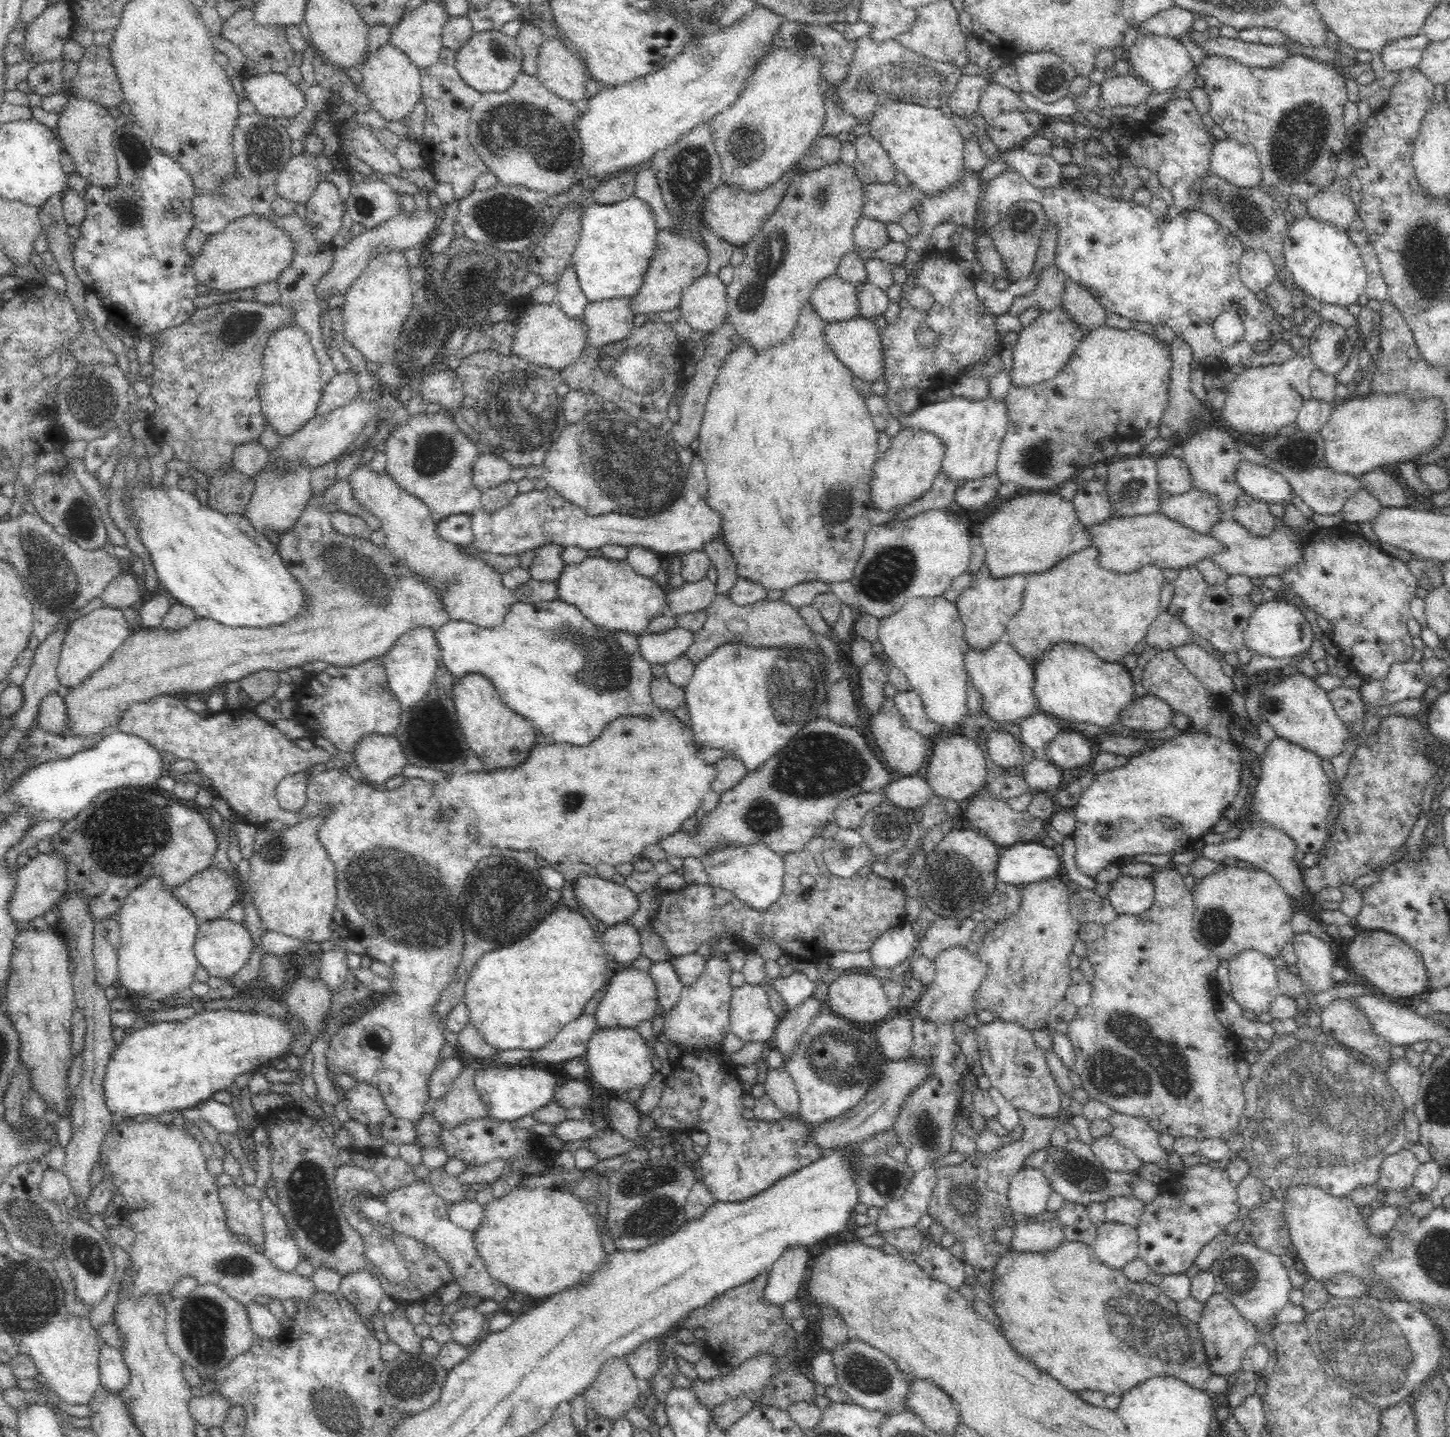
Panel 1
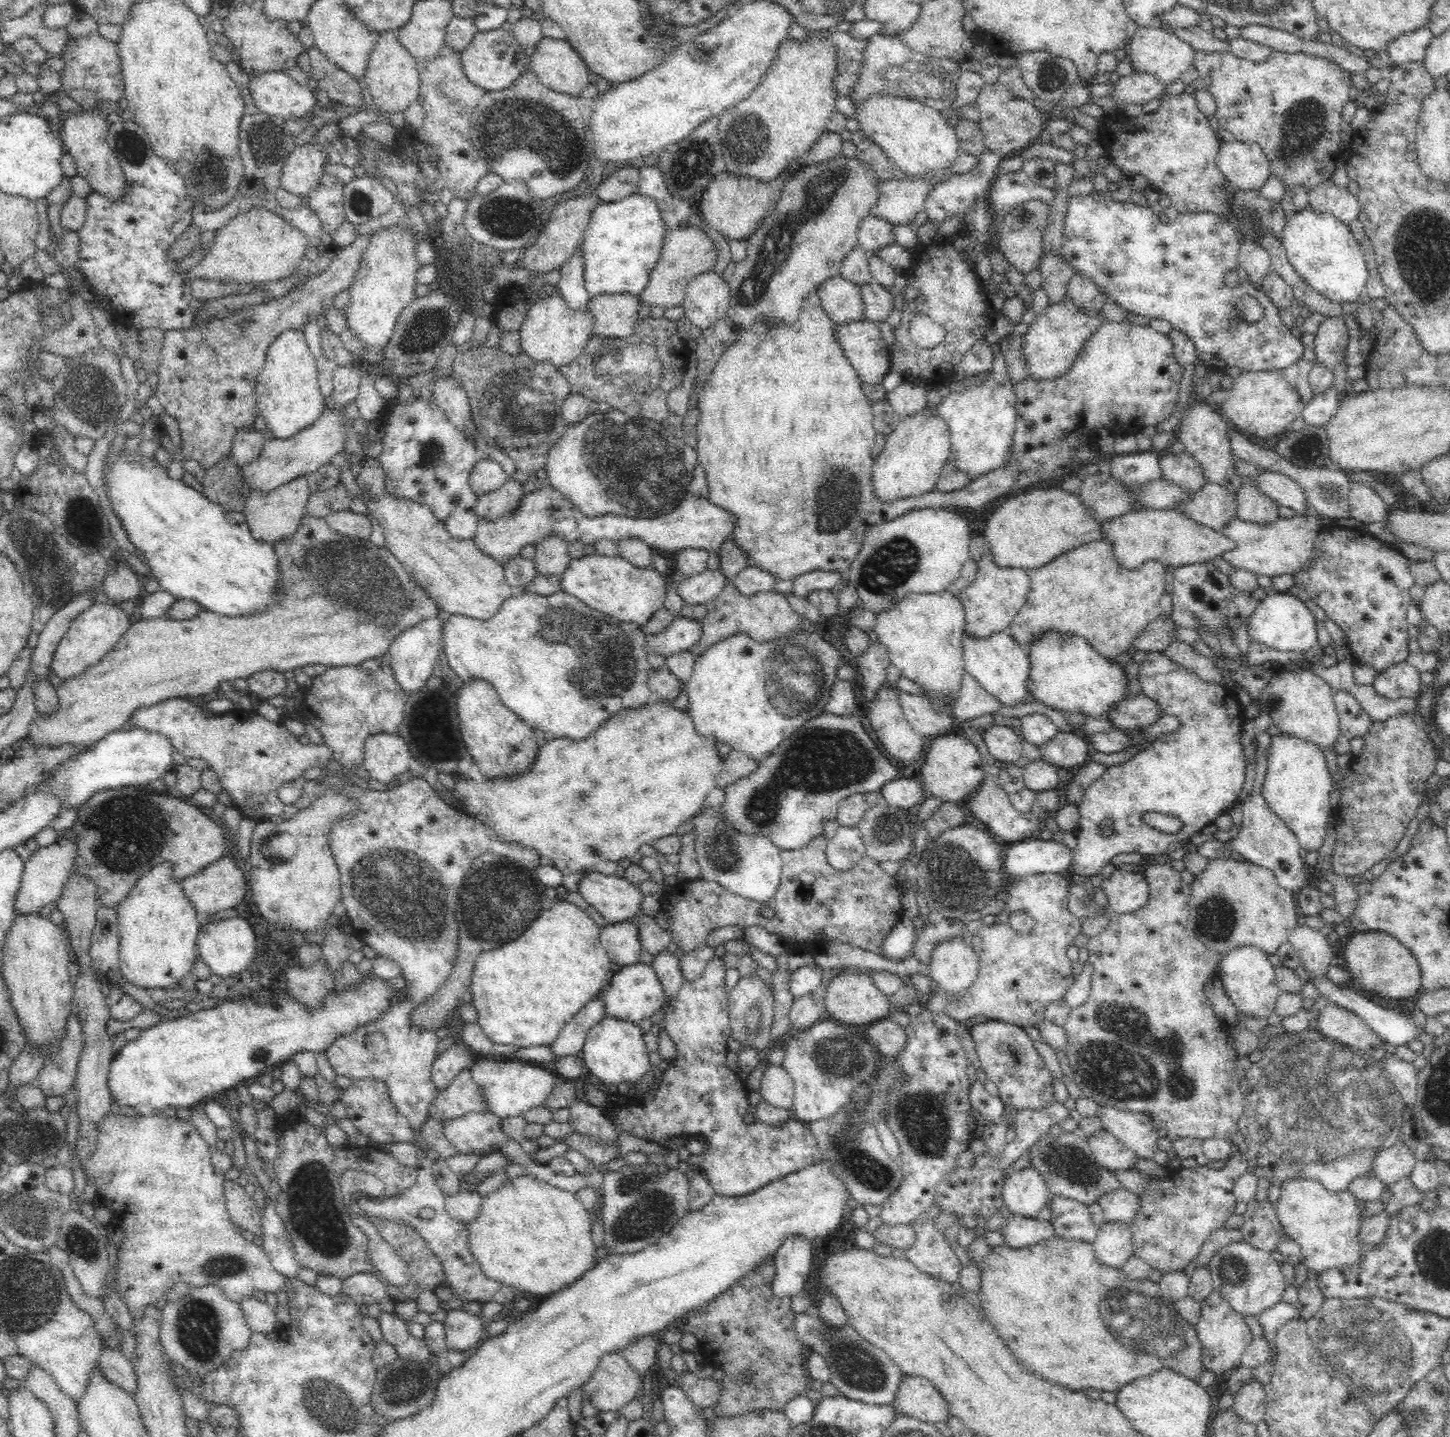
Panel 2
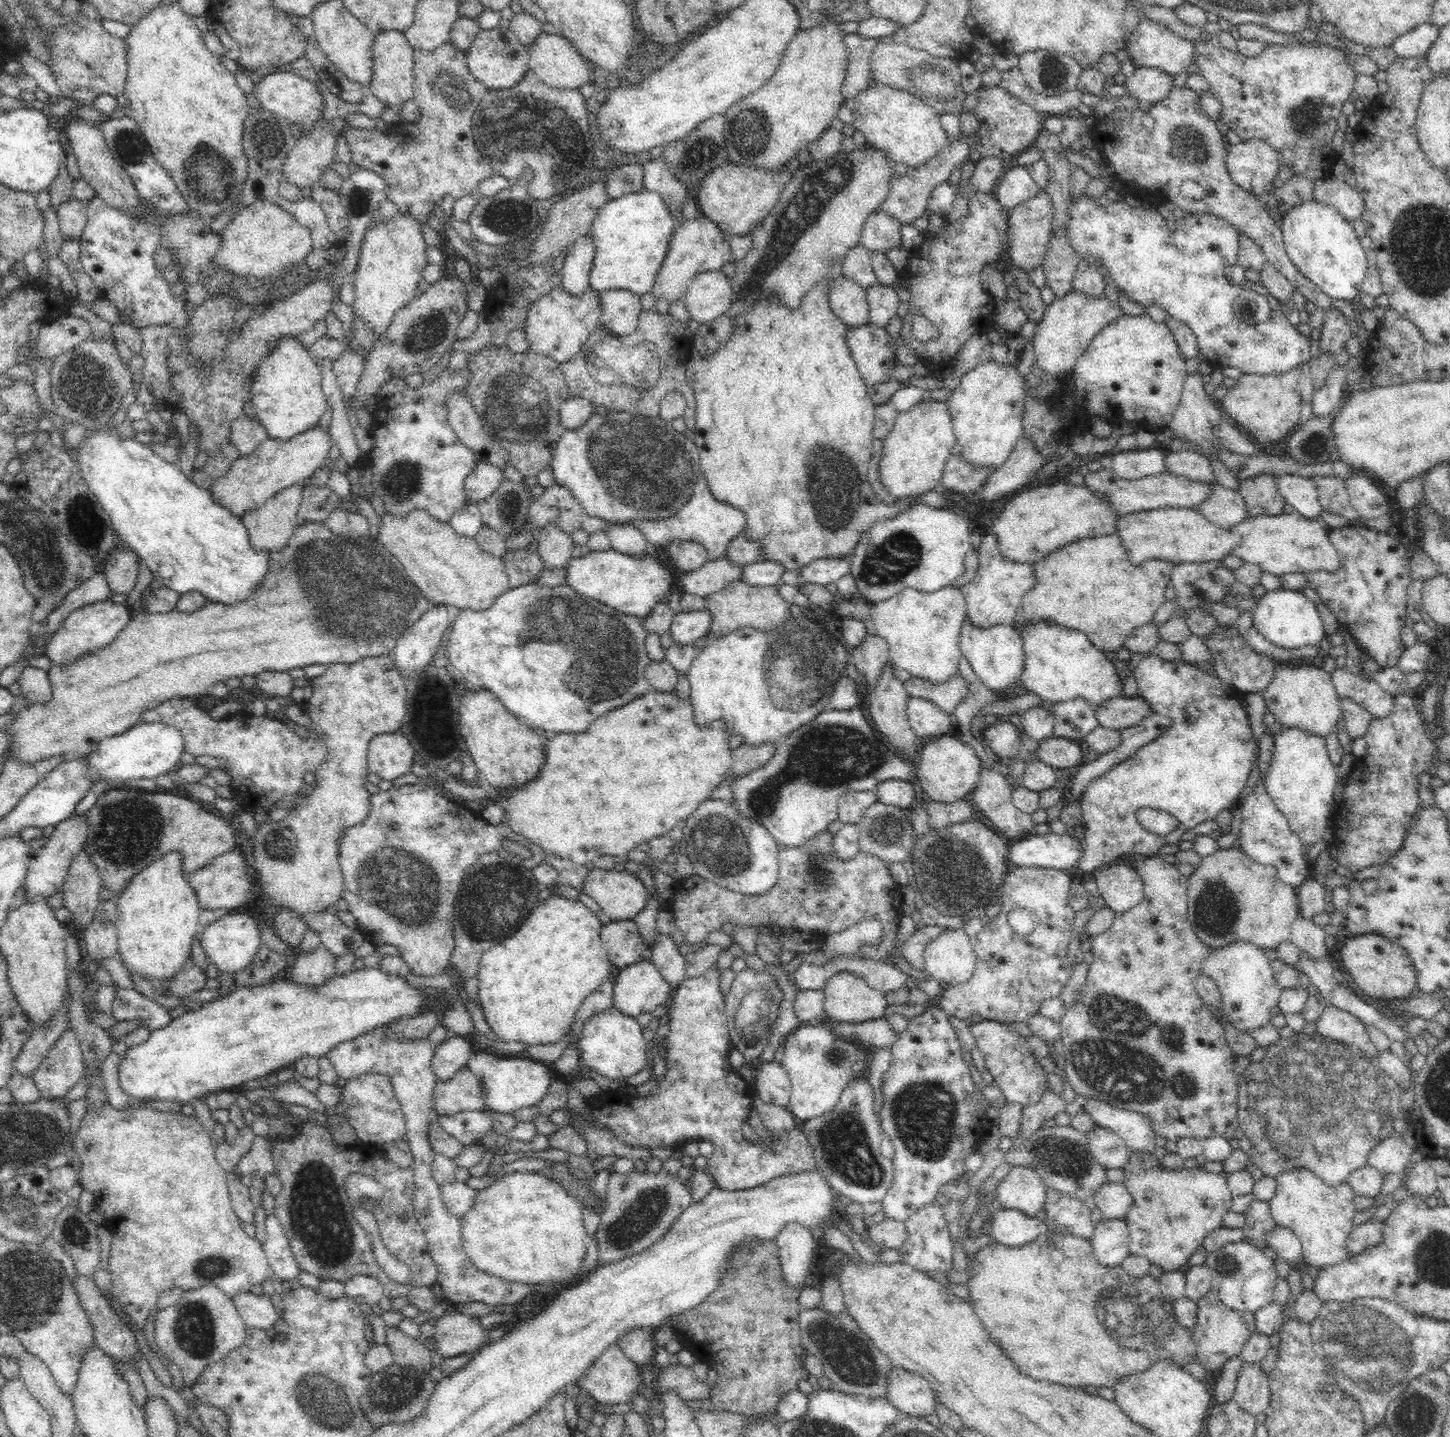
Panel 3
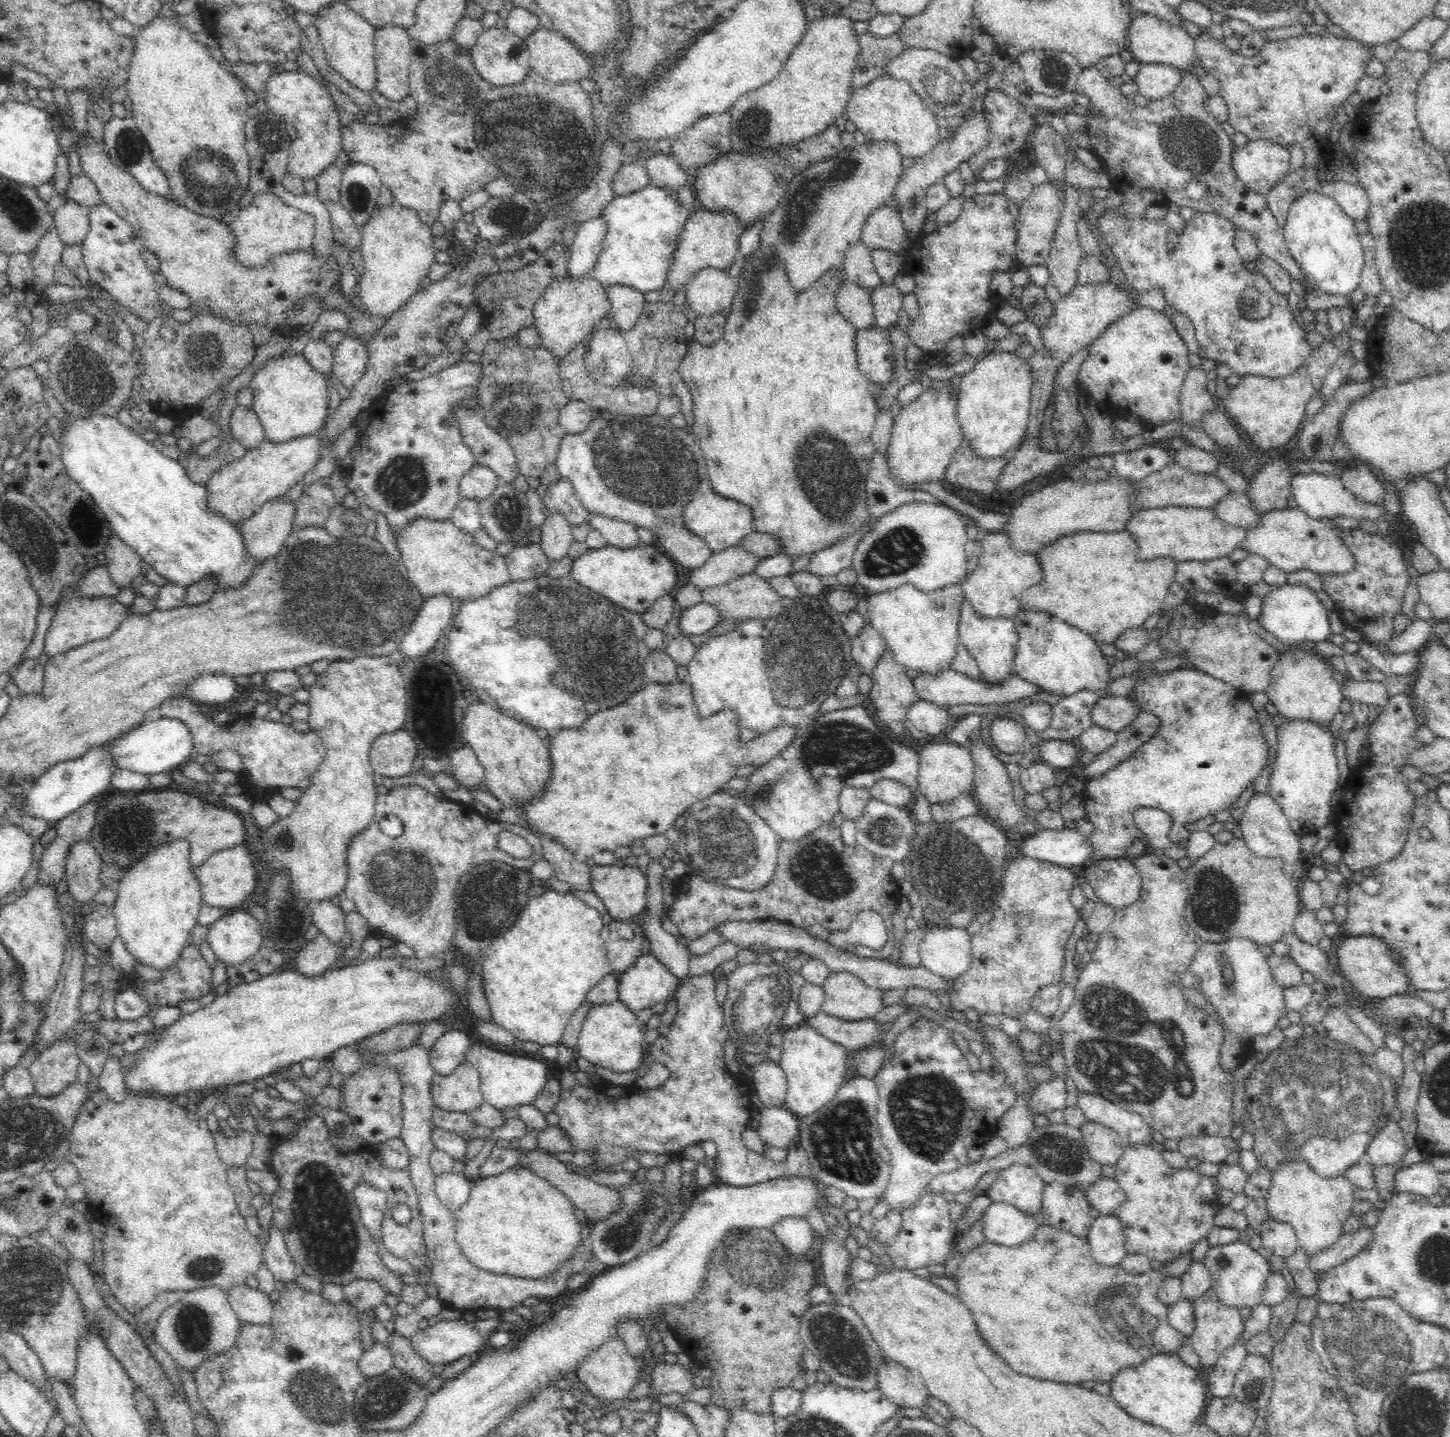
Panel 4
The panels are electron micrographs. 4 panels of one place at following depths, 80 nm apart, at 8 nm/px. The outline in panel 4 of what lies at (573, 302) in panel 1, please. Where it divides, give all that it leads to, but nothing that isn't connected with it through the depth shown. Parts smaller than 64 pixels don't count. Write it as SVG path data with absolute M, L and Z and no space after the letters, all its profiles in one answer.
M604 213L589 219L575 229L575 238L569 249L567 276L571 280L578 280L593 270L601 251L601 244L605 237L608 221Z

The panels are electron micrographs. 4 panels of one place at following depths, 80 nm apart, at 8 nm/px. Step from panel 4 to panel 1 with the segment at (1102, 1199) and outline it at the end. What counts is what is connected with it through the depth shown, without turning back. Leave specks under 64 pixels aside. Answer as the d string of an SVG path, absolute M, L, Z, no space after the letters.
M1116 1196L1104 1200L1105 1220L1111 1223L1120 1223L1136 1227L1142 1214L1145 1202L1134 1196Z

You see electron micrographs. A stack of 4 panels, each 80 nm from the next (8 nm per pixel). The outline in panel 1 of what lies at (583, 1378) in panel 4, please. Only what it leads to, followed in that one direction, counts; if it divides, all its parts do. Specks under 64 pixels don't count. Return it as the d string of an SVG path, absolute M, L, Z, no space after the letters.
M624 1358L606 1360L594 1383L583 1393L587 1406L610 1420L640 1406L642 1393Z

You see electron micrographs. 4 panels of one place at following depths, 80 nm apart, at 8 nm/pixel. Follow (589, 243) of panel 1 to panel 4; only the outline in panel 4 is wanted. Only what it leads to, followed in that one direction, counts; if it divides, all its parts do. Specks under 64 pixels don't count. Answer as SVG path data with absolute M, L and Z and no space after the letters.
M649 184L636 192L614 197L612 202L609 202L601 212L604 213L604 219L608 221L608 224L600 254L592 270L594 278L606 287L621 284L622 286L631 286L634 290L643 293L662 290L679 236L686 220L690 220L690 216L692 216L678 201L676 193L666 192L665 188Z

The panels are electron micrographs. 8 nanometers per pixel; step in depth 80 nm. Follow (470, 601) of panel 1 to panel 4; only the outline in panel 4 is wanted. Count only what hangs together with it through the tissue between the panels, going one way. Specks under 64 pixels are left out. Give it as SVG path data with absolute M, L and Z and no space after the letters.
M416 517L399 533L393 533L393 537L396 539L396 546L402 555L401 563L407 568L409 581L420 591L424 599L436 596L436 594L447 594L454 601L466 602L474 600L474 598L482 598L490 590L511 581L505 558L481 548L472 534L456 528L451 520Z

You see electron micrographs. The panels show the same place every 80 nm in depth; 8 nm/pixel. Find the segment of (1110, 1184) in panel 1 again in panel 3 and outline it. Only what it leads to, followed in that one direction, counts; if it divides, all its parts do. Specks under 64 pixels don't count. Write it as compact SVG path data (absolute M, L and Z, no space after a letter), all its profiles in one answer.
M1043 1126L1040 1130L1036 1130L1020 1148L1010 1148L1004 1153L1004 1162L1012 1167L1033 1168L1042 1178L1047 1190L1054 1189L1082 1201L1092 1198L1096 1191L1109 1182L1106 1168L1098 1164L1090 1153L1086 1135L1071 1126Z

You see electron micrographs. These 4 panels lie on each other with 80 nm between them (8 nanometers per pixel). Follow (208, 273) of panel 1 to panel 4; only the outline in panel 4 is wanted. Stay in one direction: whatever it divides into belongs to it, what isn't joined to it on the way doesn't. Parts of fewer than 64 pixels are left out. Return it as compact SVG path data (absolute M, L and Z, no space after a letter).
M270 192L254 194L252 201L233 216L229 226L235 240L235 257L244 266L264 266L276 256L313 248L314 217L282 202Z

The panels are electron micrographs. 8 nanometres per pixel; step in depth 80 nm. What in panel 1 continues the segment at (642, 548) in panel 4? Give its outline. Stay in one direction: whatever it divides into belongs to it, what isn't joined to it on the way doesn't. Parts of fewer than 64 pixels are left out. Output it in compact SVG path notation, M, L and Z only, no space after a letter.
M604 556L586 558L581 564L566 565L557 581L557 598L573 604L586 618L591 620L594 626L599 626L602 630L614 632L623 630L631 632L638 637L645 632L648 624L656 618L658 614L663 614L667 610L665 594L668 589L662 589L653 578L646 578L634 572L634 569L626 561L613 560Z

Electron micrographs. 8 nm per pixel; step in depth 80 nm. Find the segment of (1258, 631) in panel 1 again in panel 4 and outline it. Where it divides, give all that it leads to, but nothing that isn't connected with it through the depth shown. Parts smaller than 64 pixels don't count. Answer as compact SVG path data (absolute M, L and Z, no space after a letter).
M1286 583L1280 587L1272 587L1262 599L1261 612L1257 617L1257 622L1280 642L1288 645L1313 644L1317 641L1328 640L1332 634L1328 624L1329 611L1318 601L1312 587L1300 585L1300 583Z

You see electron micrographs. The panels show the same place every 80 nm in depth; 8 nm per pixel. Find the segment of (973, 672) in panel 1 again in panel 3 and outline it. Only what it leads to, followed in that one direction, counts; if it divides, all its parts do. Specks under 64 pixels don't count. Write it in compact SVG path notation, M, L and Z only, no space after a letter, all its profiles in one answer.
M967 617L962 622L959 648L961 654L970 663L974 674L994 693L1001 694L1002 700L1008 700L1019 694L1019 677L1024 672L1024 649L1022 635L1014 624L996 624L988 628L974 626Z

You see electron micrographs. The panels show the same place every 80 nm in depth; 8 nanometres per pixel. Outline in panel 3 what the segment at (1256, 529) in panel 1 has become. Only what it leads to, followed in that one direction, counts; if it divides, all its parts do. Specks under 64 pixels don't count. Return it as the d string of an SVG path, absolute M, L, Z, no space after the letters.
M1264 473L1250 479L1242 479L1237 490L1244 499L1246 514L1252 518L1282 514L1286 502L1276 487L1276 480L1280 475Z

